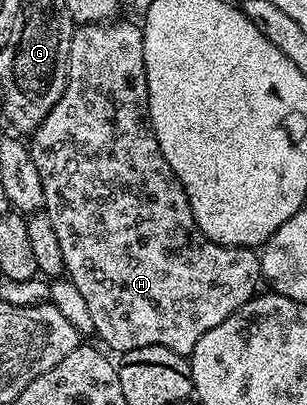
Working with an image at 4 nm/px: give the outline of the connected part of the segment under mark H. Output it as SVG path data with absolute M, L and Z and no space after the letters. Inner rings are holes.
M120 20L104 24L83 24L74 31L69 51L69 77L63 94L59 102L55 102L51 114L47 114L47 118L43 118L41 125L31 133L30 140L33 141L28 141L27 147L35 162L35 170L43 182L45 195L43 211L48 214L55 226L55 235L59 238L59 250L63 250L67 278L87 301L87 310L91 310L93 332L102 340L100 343L106 349L114 348L114 353L117 354L143 346L163 346L167 350L188 357L195 342L199 342L199 338L203 338L207 330L219 326L219 322L223 322L232 312L239 310L248 300L258 295L257 283L260 285L263 280L261 258L252 248L224 248L222 244L211 242L211 238L207 238L193 220L185 187L171 170L167 158L163 158L163 150L159 150L159 142L155 138L153 127L149 125L149 87L143 54L144 31L138 25L136 28L135 25Z

